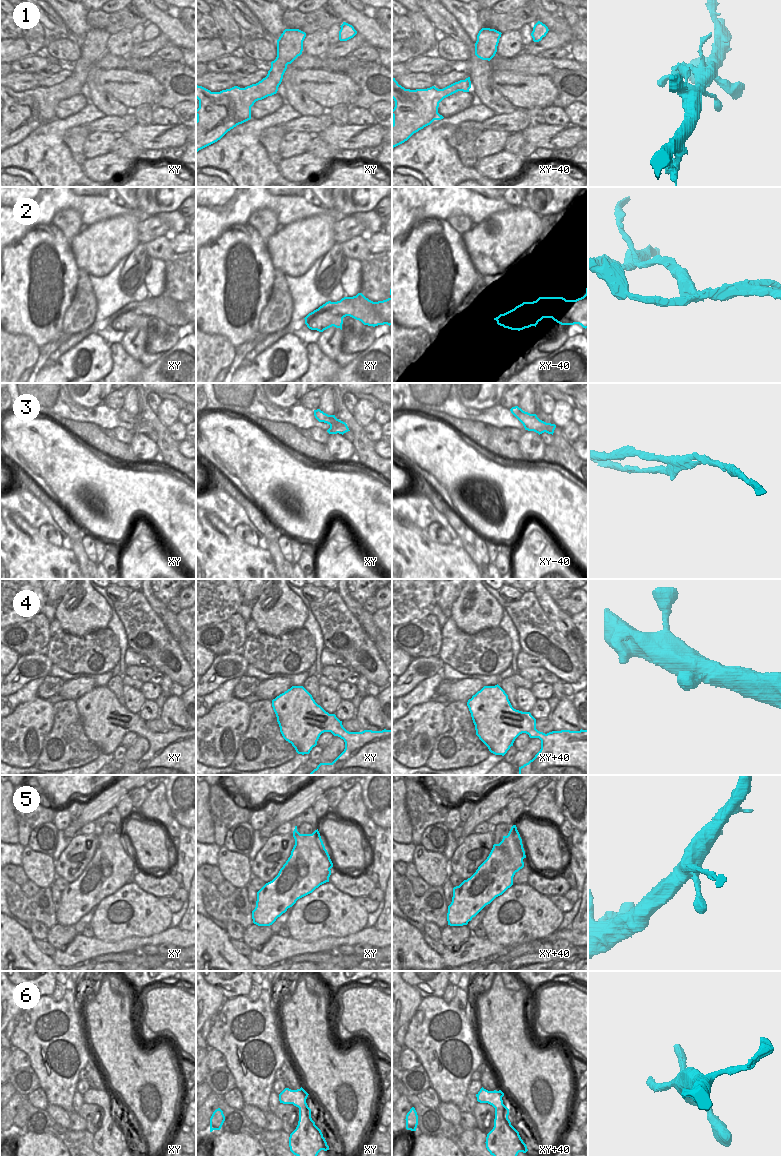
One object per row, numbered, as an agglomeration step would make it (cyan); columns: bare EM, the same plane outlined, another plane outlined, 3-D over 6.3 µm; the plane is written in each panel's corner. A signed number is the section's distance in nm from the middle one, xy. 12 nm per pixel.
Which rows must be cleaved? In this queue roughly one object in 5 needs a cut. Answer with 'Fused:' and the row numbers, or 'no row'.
Fused: 2, 3

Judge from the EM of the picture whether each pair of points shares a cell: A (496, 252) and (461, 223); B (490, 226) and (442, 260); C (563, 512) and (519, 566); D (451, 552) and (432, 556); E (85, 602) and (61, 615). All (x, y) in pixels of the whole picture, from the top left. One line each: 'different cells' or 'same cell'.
A: different cells
B: different cells
C: different cells
D: same cell
E: same cell

